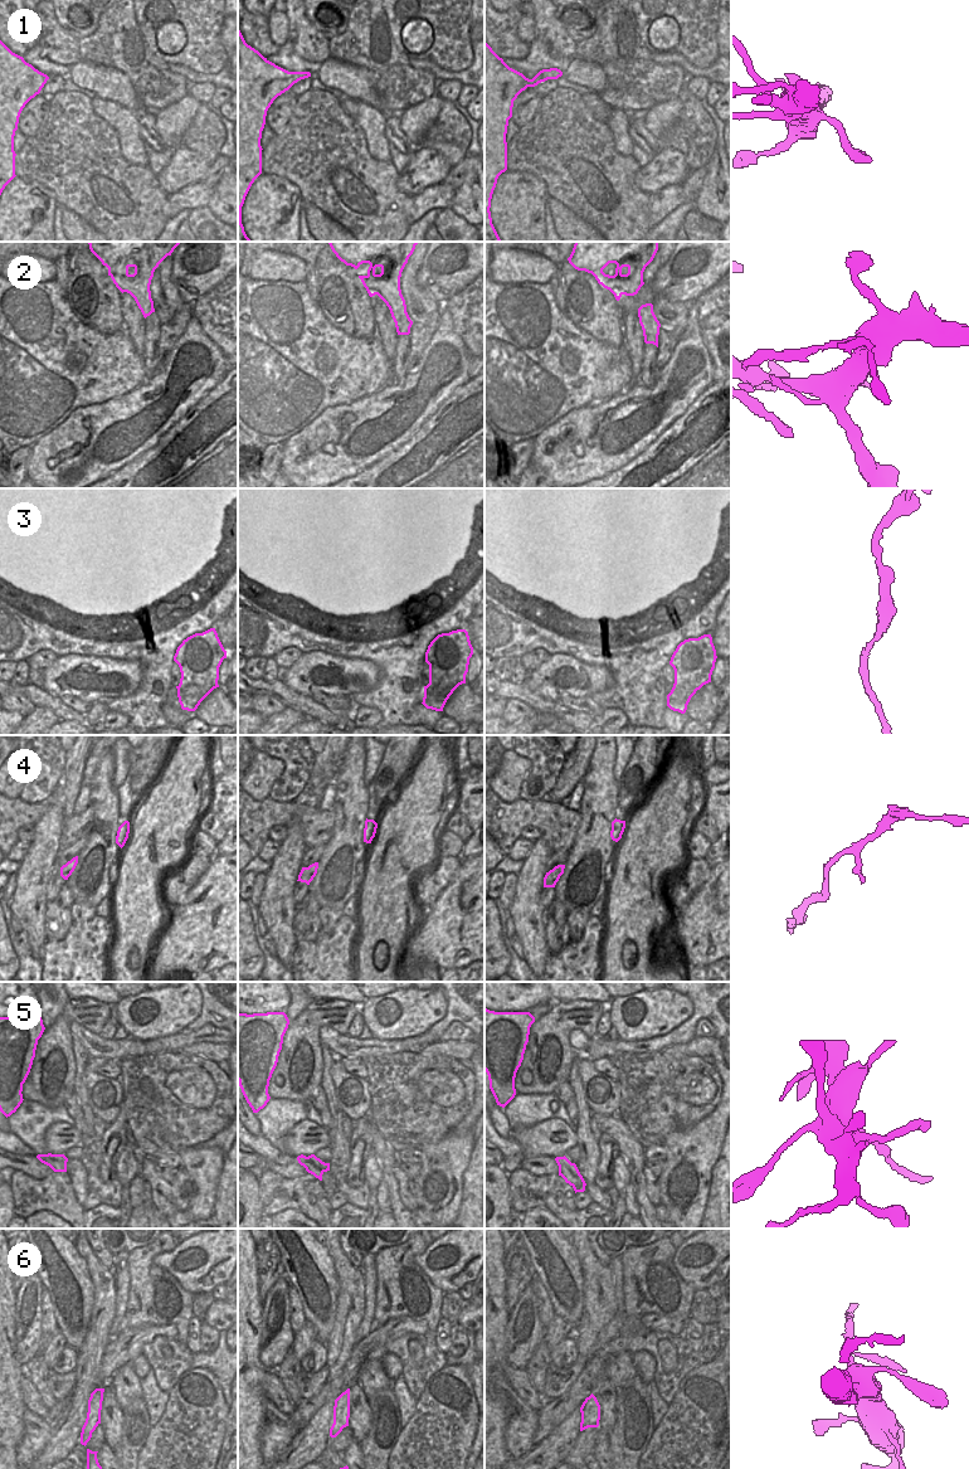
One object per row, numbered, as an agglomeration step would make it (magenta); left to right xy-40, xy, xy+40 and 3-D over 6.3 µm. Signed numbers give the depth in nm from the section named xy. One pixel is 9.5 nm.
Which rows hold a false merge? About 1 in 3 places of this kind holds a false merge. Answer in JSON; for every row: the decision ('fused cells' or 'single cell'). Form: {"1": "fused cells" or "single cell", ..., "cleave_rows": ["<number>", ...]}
{"1": "single cell", "2": "single cell", "3": "fused cells", "4": "single cell", "5": "fused cells", "6": "fused cells", "cleave_rows": ["3", "5", "6"]}

